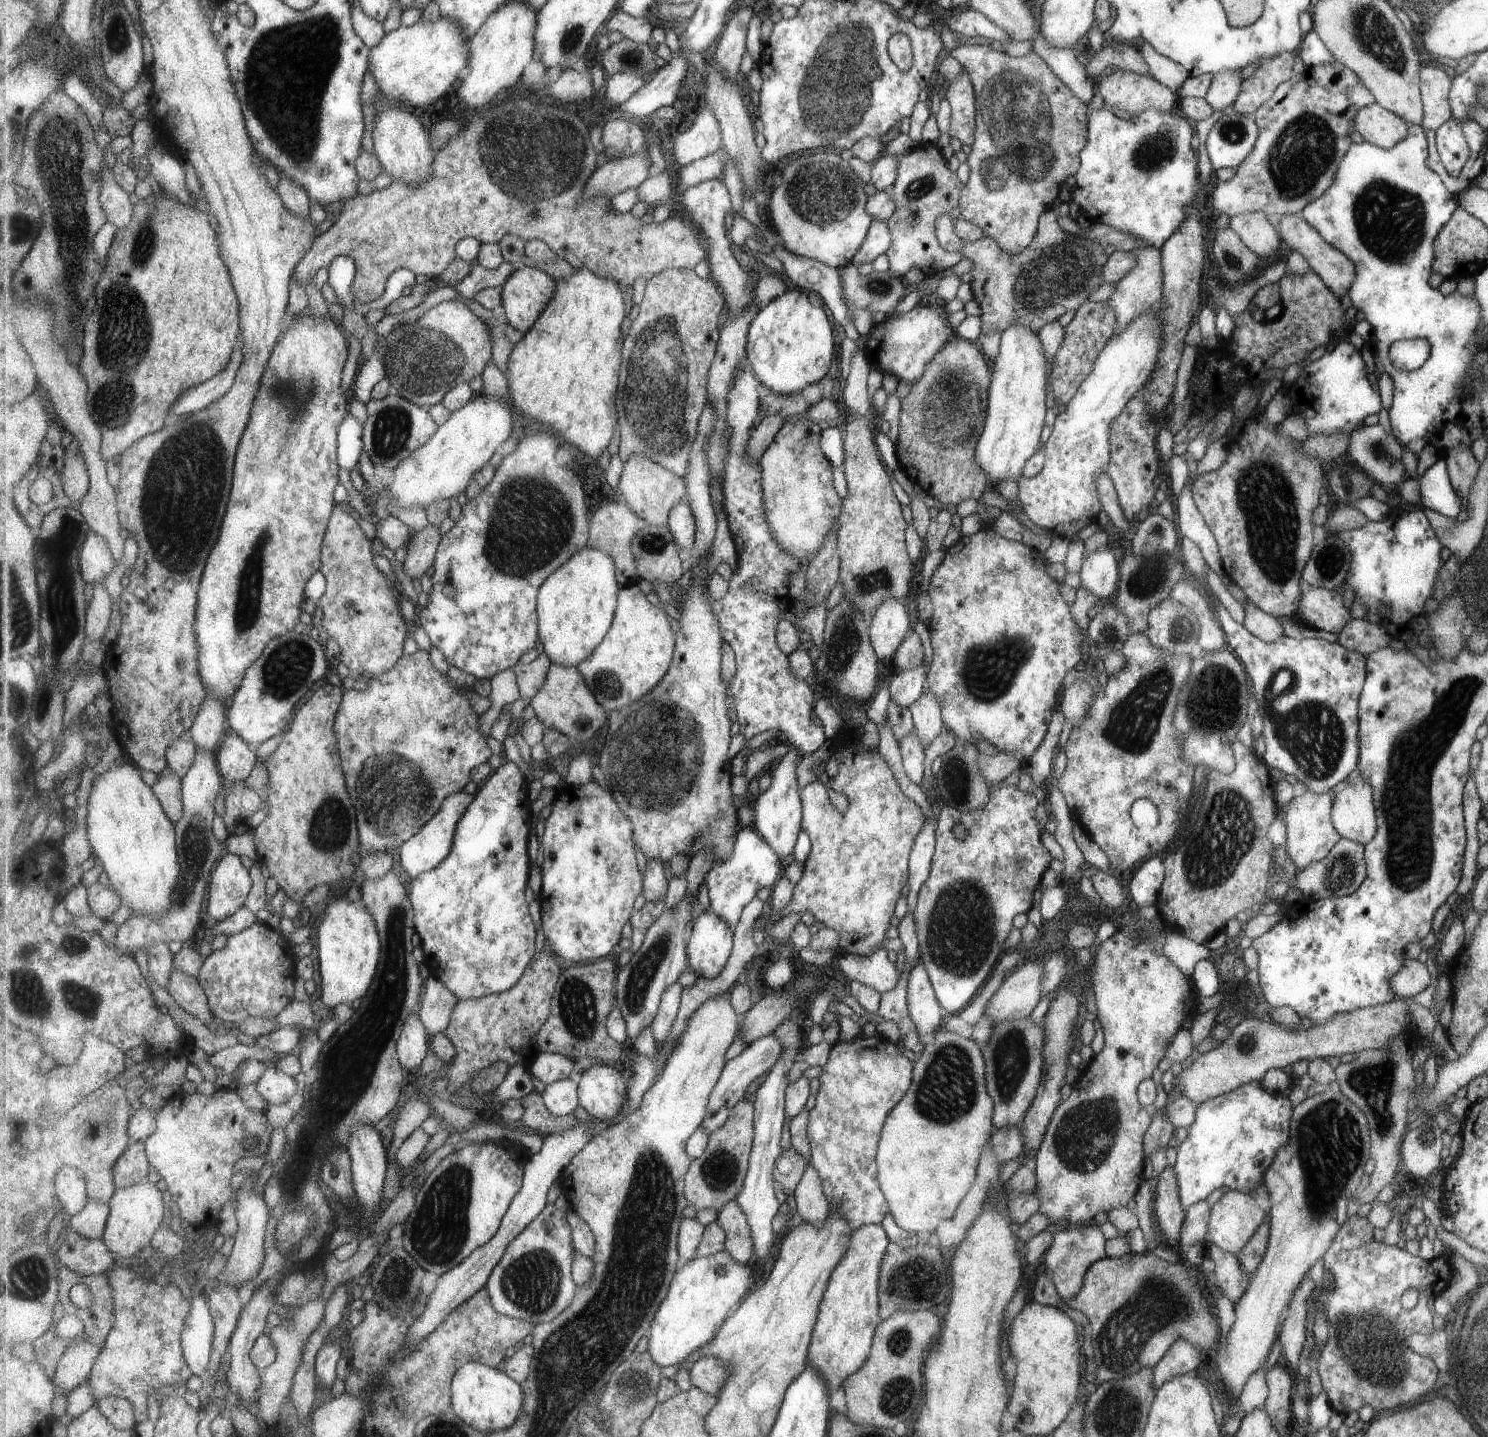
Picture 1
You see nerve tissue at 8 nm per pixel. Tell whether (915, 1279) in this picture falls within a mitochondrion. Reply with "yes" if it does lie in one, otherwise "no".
yes

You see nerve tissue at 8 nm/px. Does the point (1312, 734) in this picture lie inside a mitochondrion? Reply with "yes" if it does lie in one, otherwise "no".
yes

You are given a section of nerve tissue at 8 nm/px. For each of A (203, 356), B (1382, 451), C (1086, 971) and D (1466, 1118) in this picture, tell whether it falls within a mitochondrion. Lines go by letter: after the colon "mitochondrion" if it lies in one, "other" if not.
A: other
B: mitochondrion
C: other
D: other

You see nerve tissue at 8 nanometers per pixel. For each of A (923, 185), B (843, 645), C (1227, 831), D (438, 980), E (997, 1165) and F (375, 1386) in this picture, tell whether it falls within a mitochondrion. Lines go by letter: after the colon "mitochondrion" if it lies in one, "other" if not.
A: mitochondrion
B: mitochondrion
C: mitochondrion
D: other
E: other
F: other

